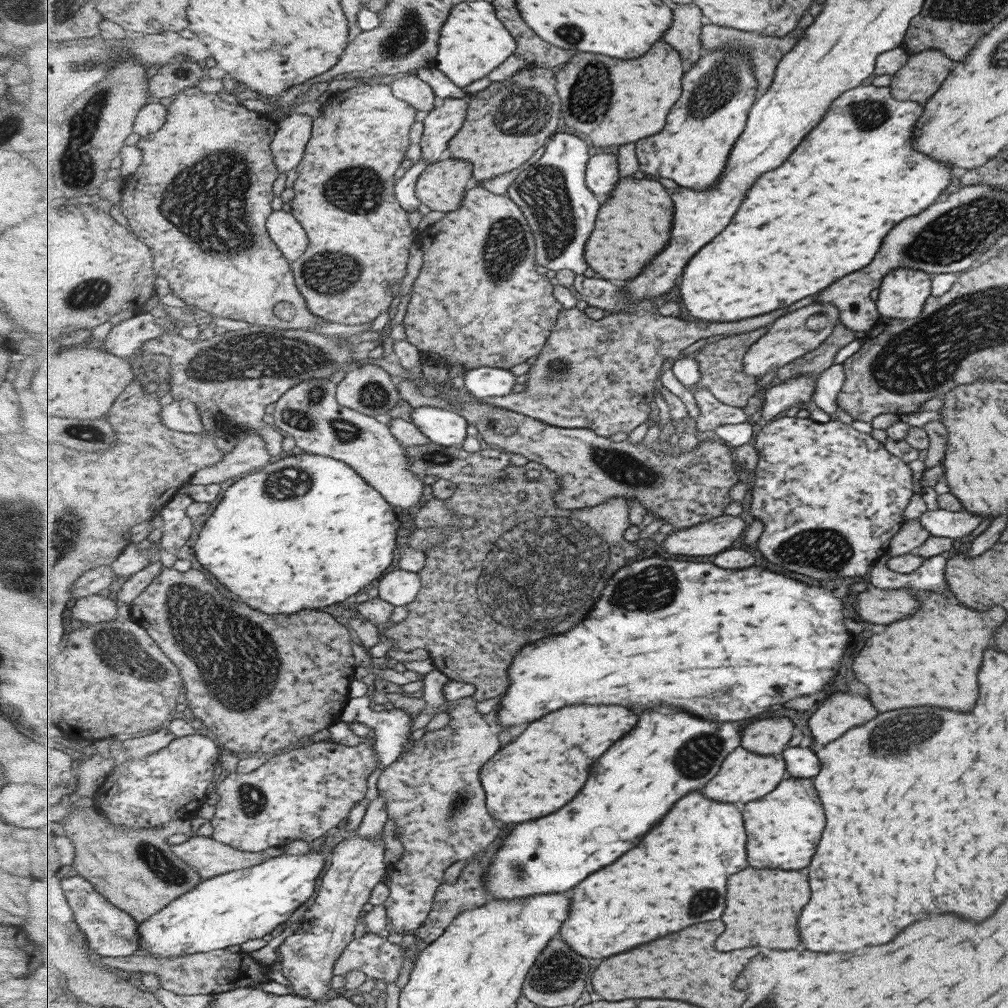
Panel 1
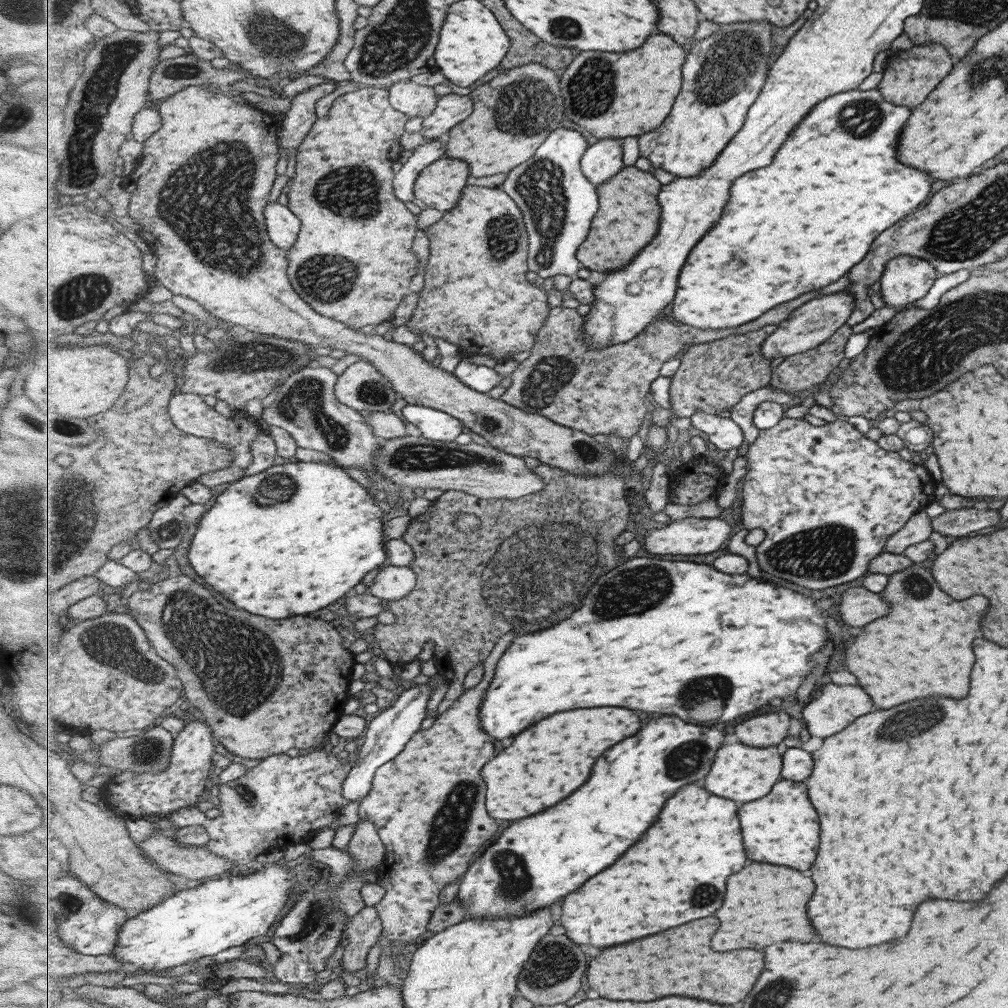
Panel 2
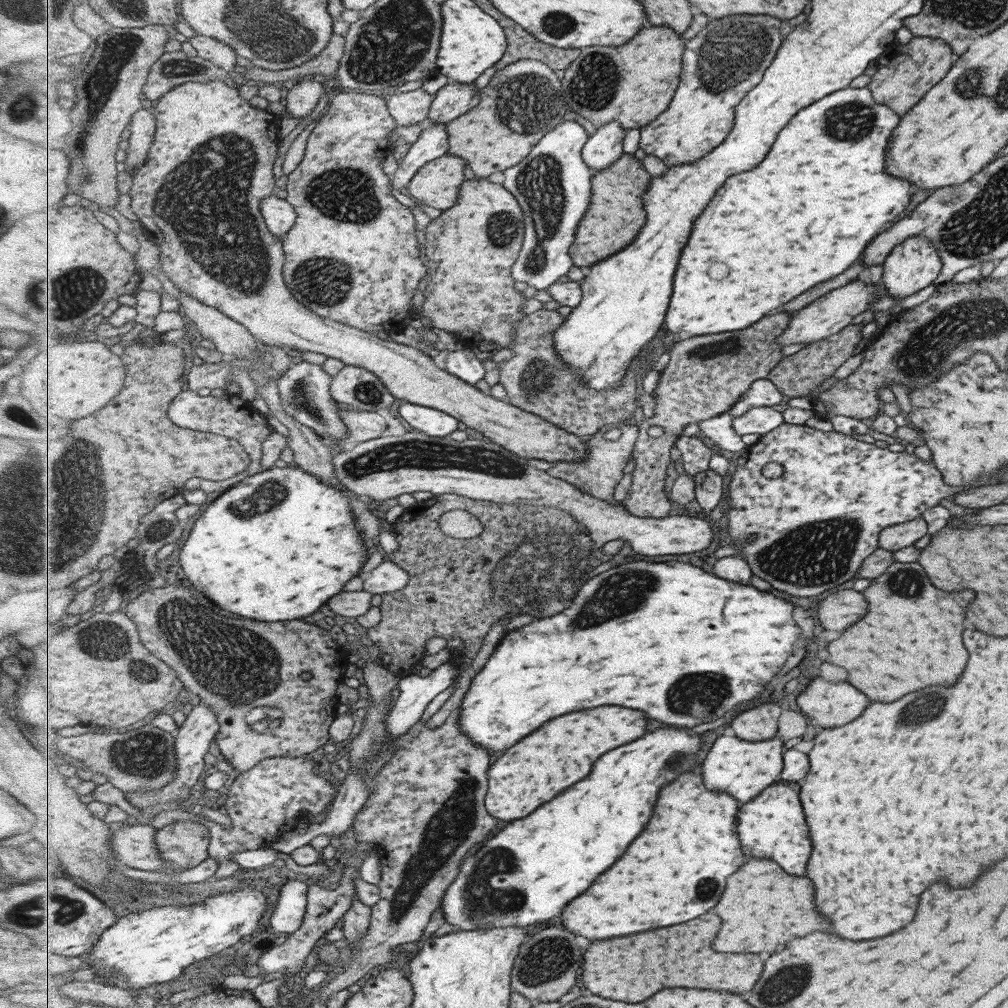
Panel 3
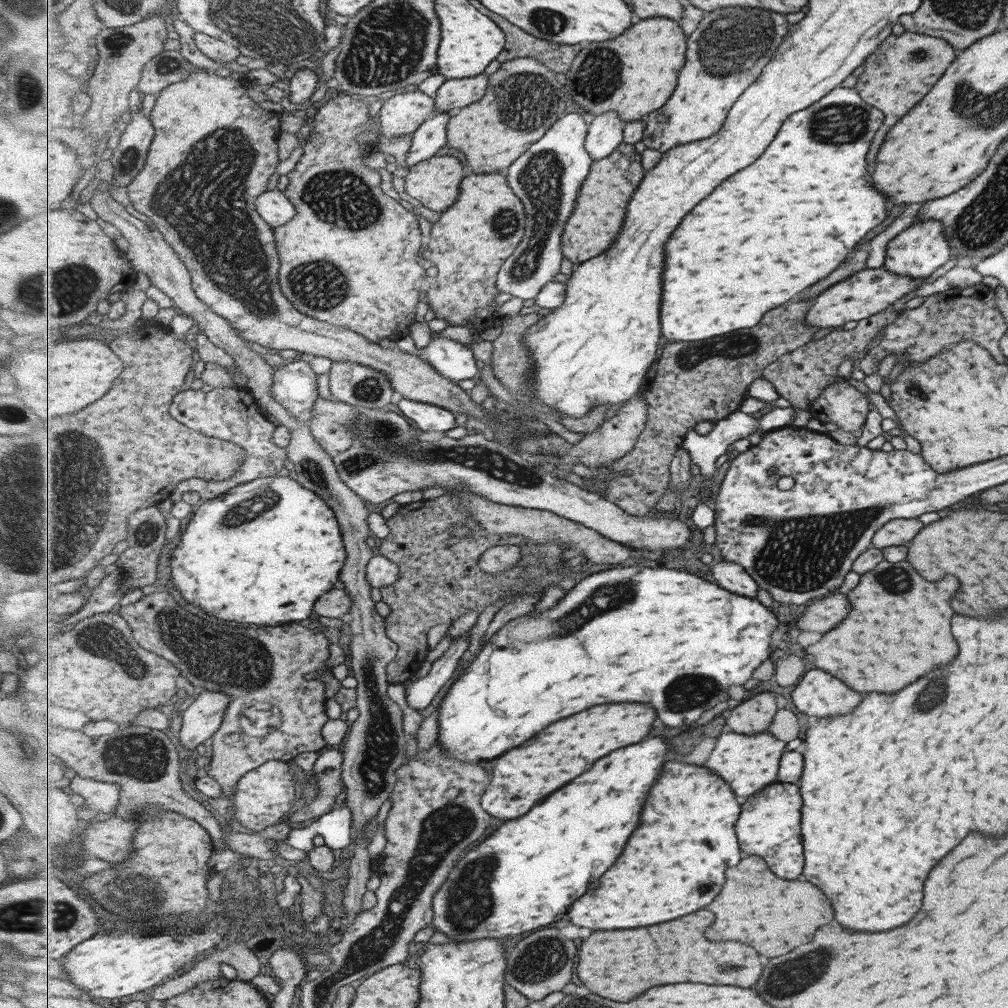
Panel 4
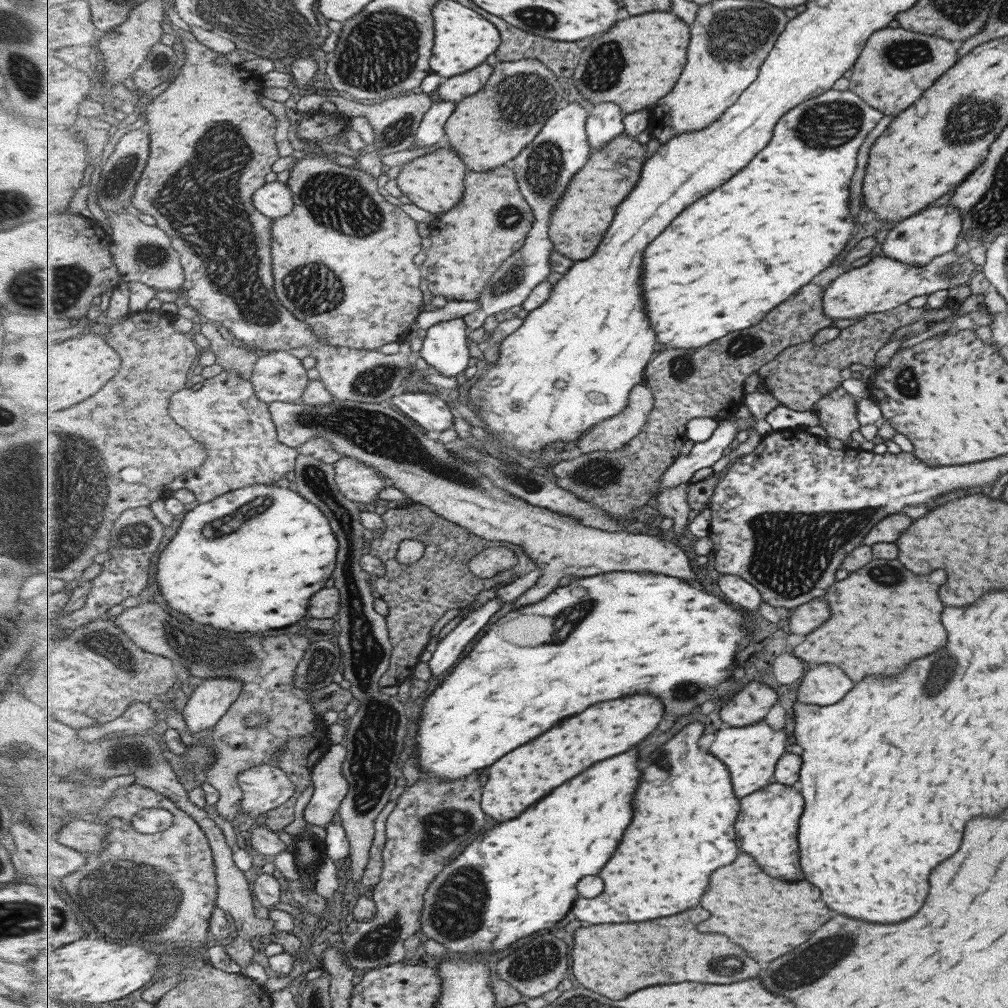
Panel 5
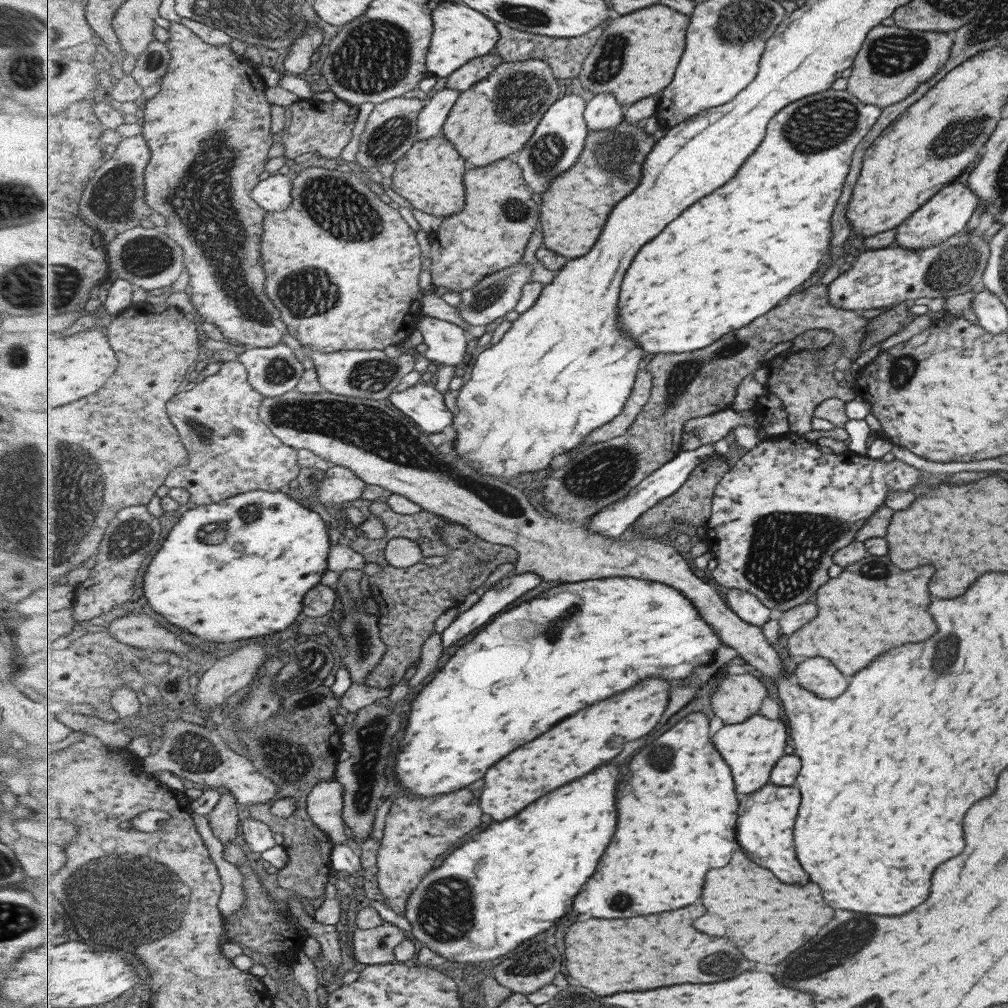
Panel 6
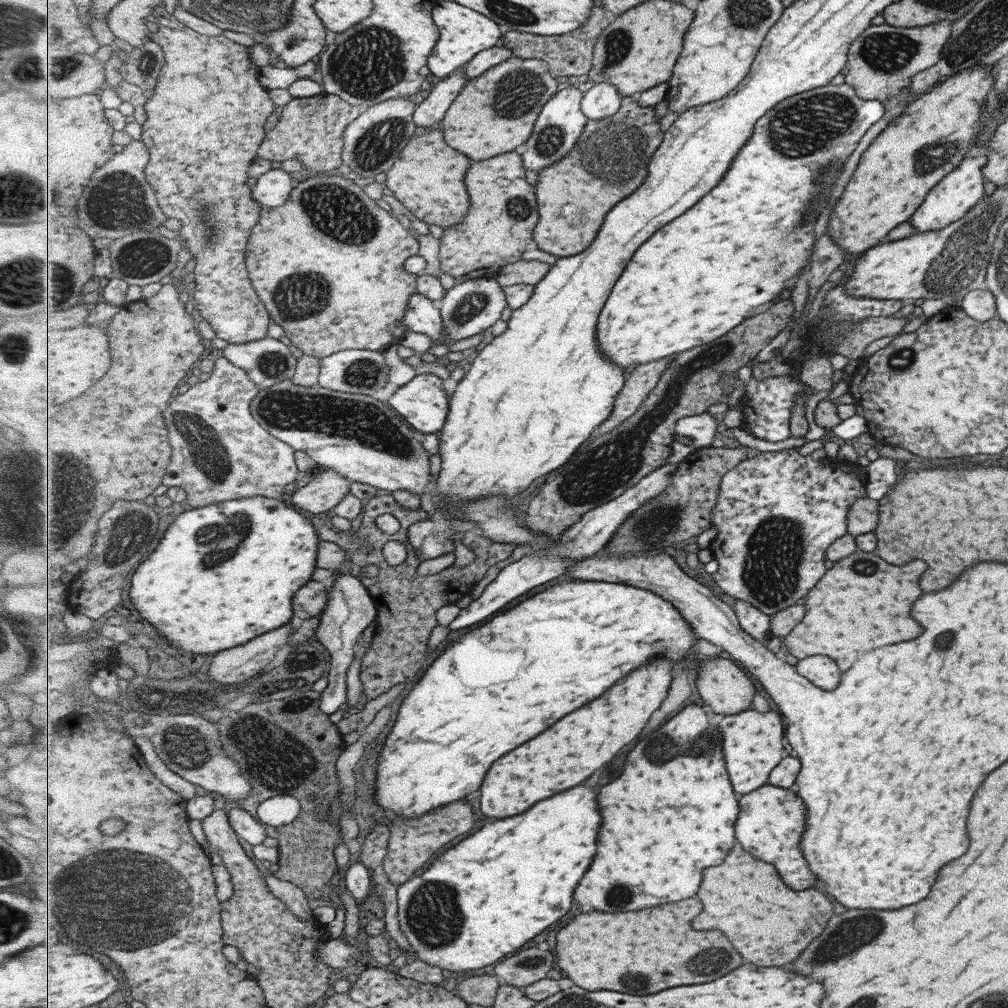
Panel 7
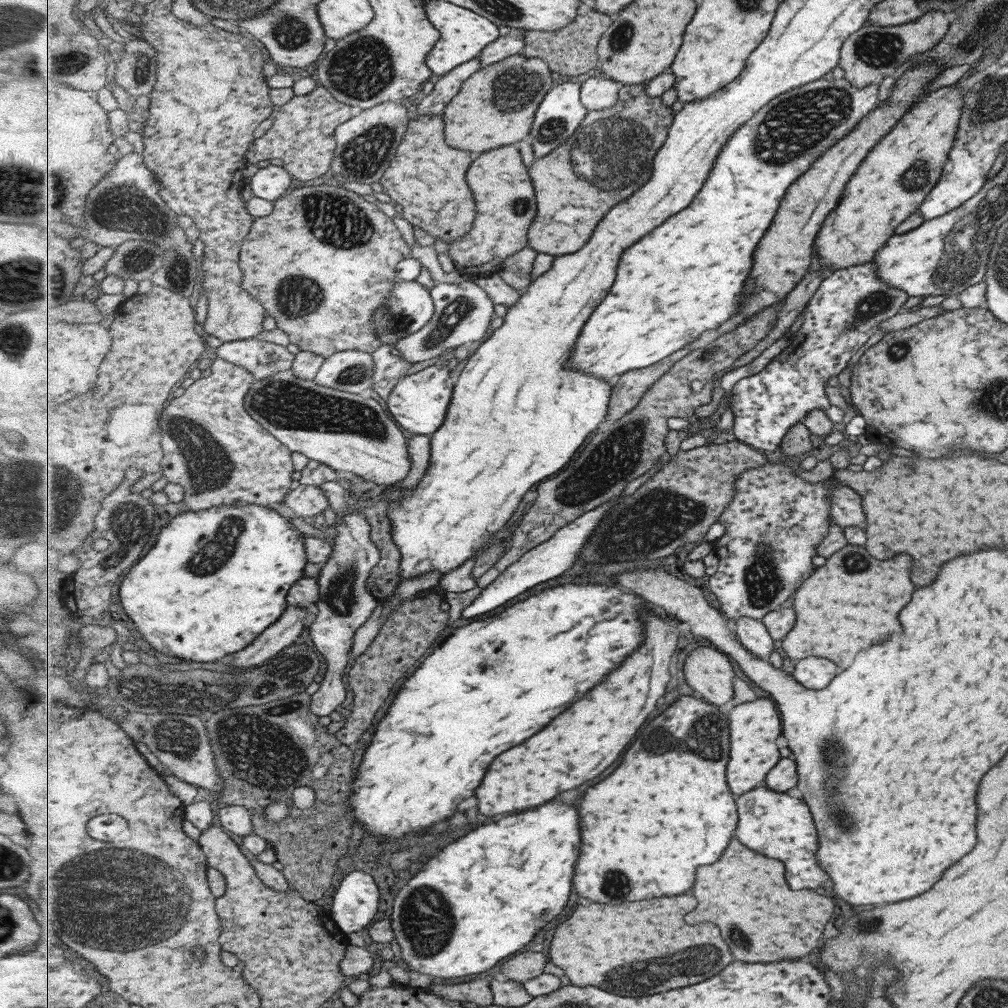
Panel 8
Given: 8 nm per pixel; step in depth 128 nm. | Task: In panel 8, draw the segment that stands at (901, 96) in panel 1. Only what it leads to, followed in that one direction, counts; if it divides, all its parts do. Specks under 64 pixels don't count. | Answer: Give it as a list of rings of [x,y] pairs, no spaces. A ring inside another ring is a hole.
[[[929,10],[929,12],[925,12],[923,16],[919,16],[917,20],[905,24],[886,27],[870,24],[869,26],[864,26],[861,29],[856,30],[855,33],[852,33],[848,38],[845,38],[844,44],[839,50],[839,66],[844,72],[842,78],[847,80],[847,82],[852,83],[853,86],[857,86],[857,88],[865,88],[865,86],[869,84],[878,86],[885,76],[891,76],[891,74],[895,72],[897,66],[909,62],[915,54],[923,54],[923,52],[927,52],[929,48],[933,48],[948,31],[949,20],[950,17],[946,16],[943,12],[939,12],[939,10]]]

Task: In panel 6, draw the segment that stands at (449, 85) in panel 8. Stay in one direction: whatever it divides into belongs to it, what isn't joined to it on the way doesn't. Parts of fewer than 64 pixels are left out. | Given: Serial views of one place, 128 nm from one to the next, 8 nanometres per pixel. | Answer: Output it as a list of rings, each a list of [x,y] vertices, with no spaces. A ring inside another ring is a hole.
[[[445,86],[429,95],[427,106],[418,118],[417,140],[431,140],[441,134],[441,130],[444,130],[443,124],[447,122],[459,97],[459,90],[451,90]]]

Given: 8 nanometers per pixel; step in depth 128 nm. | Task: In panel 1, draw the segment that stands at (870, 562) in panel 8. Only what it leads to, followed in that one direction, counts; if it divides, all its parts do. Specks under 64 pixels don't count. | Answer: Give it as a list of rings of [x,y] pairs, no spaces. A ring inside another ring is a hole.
[[[905,588],[917,601],[919,608],[913,616],[897,620],[881,634],[873,634],[859,654],[853,658],[855,678],[869,688],[869,700],[879,710],[897,710],[911,706],[937,706],[955,712],[969,712],[977,700],[977,672],[983,660],[983,650],[989,648],[993,632],[1007,620],[1007,614],[993,606],[987,612],[977,612],[933,590]]]

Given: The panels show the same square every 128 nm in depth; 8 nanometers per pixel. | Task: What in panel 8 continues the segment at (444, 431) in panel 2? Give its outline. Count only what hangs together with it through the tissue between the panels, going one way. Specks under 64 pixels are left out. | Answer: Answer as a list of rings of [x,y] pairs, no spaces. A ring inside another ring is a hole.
[[[437,363],[400,379],[385,404],[396,422],[406,430],[415,435],[432,435],[444,425],[455,388],[449,368]]]

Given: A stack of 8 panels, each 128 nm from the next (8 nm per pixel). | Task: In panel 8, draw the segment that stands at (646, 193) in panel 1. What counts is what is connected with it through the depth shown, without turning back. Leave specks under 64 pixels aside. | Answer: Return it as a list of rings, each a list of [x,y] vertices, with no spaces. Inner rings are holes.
[[[647,84],[623,85],[614,107],[589,111],[575,136],[545,158],[535,158],[529,172],[537,186],[539,214],[533,230],[529,230],[531,248],[554,257],[584,248],[609,208],[627,200],[651,180],[654,158],[666,144],[674,118],[671,106],[667,106],[661,96],[647,94]],[[627,162],[629,170],[623,170]],[[567,206],[587,208],[587,216],[583,216],[581,222],[557,222],[555,218]]]

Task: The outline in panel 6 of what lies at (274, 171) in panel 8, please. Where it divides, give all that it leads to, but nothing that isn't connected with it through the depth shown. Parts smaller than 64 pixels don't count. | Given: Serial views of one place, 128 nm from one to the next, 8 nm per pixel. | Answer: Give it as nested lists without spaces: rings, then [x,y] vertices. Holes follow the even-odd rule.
[[[274,173],[259,181],[252,197],[268,212],[284,212],[293,202],[293,182],[290,174]]]

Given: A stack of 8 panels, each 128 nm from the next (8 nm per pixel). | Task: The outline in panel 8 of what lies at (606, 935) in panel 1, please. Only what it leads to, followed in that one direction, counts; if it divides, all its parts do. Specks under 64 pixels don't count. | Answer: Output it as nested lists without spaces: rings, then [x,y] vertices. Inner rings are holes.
[[[683,695],[665,714],[661,714],[659,718],[649,722],[649,726],[645,730],[641,730],[641,734],[637,734],[637,742],[633,742],[633,746],[629,748],[629,756],[625,752],[623,762],[617,768],[617,772],[613,772],[613,776],[609,776],[601,784],[593,786],[585,794],[585,798],[581,802],[581,810],[583,810],[581,814],[585,814],[585,818],[581,818],[581,822],[585,822],[585,854],[581,854],[581,866],[577,866],[577,882],[575,882],[575,890],[581,896],[587,896],[589,900],[601,902],[601,904],[621,904],[621,902],[639,902],[639,900],[651,900],[651,898],[663,898],[663,896],[679,896],[681,892],[687,892],[695,886],[699,866],[719,862],[719,858],[731,844],[731,838],[735,836],[735,828],[739,822],[737,802],[735,802],[735,796],[727,784],[727,764],[729,764],[729,756],[731,756],[729,725],[731,724],[727,720],[727,716],[723,716],[723,712],[715,704],[701,702],[697,700],[697,695],[696,698],[694,695]]]

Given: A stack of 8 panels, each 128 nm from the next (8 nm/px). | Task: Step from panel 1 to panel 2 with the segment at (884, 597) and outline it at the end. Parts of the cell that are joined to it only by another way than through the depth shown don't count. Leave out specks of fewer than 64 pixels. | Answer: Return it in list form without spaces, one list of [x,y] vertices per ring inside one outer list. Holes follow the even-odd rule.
[[[851,587],[841,593],[839,618],[849,626],[865,626],[871,620],[889,614],[889,604],[879,594],[871,594],[866,588]]]

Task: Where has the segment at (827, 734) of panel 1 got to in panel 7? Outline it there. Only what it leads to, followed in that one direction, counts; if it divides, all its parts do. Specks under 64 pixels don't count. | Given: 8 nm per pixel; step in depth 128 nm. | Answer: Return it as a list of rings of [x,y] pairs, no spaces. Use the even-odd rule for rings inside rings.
[[[827,656],[800,659],[796,664],[796,670],[805,675],[813,686],[821,687],[821,690],[830,691],[839,685],[839,670]]]

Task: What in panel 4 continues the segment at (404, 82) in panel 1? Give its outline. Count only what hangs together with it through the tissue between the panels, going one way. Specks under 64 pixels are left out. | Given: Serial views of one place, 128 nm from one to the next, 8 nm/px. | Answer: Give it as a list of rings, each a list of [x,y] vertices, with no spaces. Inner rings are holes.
[[[418,89],[393,95],[381,110],[383,134],[412,136],[436,112],[436,99]]]

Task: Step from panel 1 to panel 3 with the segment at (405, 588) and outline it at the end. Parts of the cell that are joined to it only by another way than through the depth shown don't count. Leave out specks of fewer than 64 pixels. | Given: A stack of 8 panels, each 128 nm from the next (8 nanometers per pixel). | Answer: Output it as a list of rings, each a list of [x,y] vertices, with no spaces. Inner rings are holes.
[[[387,560],[364,576],[363,589],[383,597],[385,594],[399,593],[410,580],[409,571],[401,568],[396,560]]]

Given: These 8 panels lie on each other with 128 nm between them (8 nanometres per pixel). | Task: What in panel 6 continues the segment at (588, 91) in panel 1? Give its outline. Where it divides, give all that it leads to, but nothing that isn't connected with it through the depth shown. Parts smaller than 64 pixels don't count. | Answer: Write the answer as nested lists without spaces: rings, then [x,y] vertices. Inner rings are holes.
[[[664,4],[617,18],[583,63],[580,84],[594,95],[611,92],[627,107],[662,93],[675,80],[684,56],[690,24],[687,14]]]

